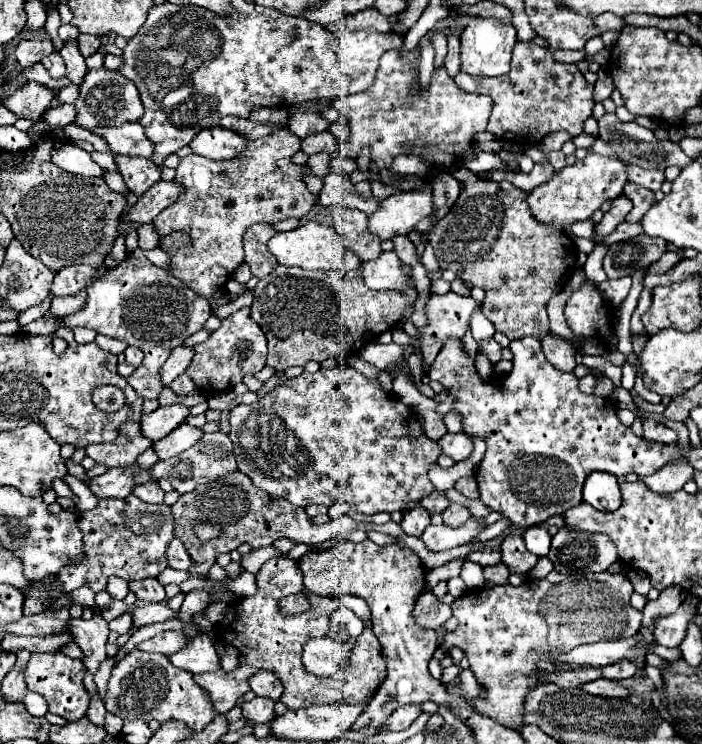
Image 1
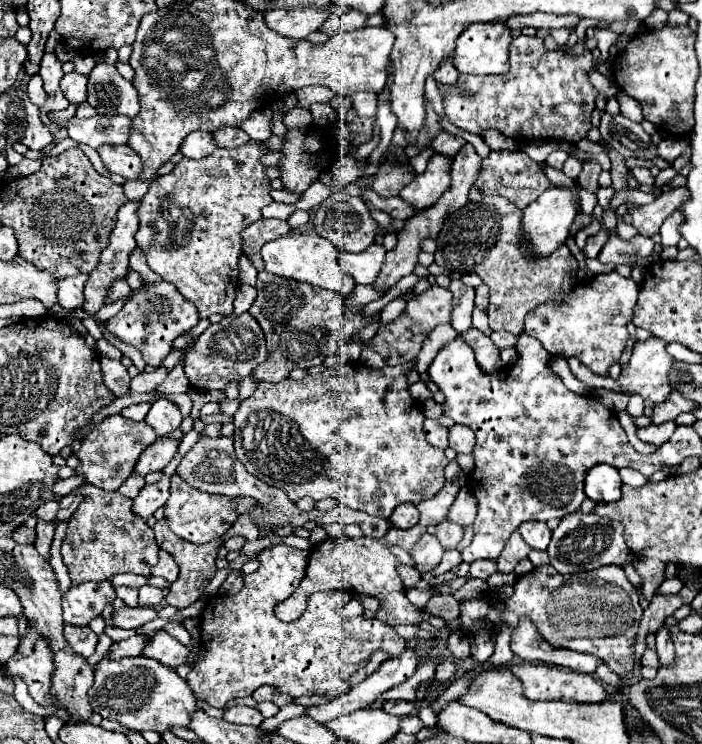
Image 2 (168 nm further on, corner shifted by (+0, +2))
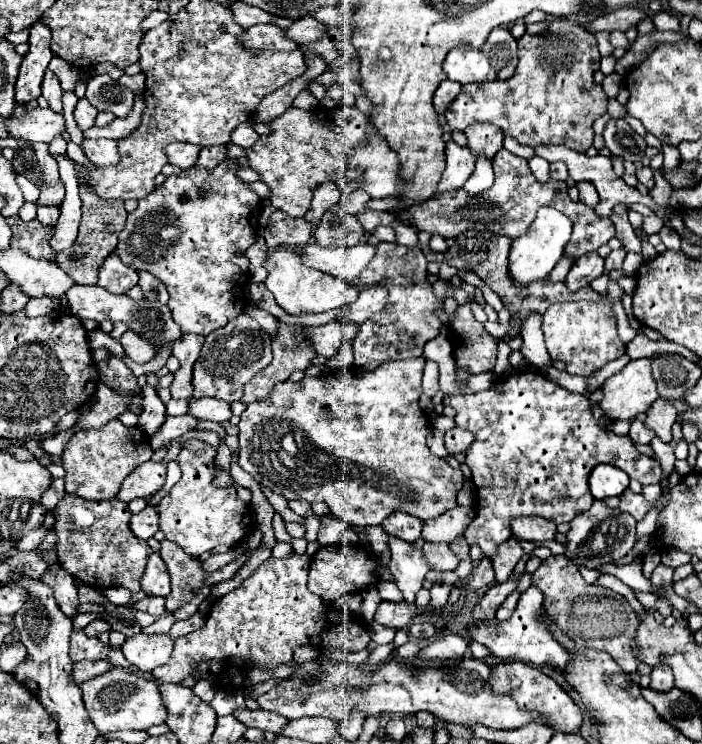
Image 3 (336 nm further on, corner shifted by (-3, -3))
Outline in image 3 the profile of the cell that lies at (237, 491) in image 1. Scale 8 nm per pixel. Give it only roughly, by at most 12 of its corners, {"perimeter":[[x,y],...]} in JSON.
{"perimeter":[[170,540],[160,556],[172,578],[166,610],[176,612],[206,586],[198,558]]}

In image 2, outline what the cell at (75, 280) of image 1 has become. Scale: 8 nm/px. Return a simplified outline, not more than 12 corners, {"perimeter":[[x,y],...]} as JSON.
{"perimeter":[[89,275],[59,279],[59,305],[81,307]]}

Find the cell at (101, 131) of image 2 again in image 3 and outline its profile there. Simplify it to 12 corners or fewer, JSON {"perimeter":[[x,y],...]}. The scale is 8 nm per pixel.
{"perimeter":[[50,108],[6,120],[12,138],[52,142],[66,120]]}

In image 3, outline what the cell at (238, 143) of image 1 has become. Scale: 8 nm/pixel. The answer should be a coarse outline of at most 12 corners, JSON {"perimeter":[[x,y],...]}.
{"perimeter":[[174,142],[166,146],[170,164],[186,170],[196,166],[202,146]]}

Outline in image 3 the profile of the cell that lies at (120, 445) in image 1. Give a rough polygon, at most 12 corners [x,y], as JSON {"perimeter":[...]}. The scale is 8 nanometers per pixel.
{"perimeter":[[110,420],[64,448],[66,492],[118,496],[154,450],[138,426]]}

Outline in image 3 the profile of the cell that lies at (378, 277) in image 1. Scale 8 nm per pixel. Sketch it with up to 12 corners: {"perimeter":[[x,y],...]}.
{"perimeter":[[306,244],[304,264],[356,282],[376,248],[322,248]]}

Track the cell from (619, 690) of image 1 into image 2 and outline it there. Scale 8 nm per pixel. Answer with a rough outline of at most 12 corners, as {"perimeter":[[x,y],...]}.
{"perimeter":[[545,663],[511,673],[533,701],[599,703],[601,681]]}

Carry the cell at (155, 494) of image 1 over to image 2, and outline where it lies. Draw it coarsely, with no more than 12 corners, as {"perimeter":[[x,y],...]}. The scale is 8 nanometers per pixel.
{"perimeter":[[169,477],[145,485],[133,499],[135,515],[149,519],[167,501]]}

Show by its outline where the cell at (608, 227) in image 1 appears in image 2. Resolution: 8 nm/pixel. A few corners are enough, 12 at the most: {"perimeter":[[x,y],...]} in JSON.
{"perimeter":[[601,229],[587,239],[585,257],[595,259],[609,239],[609,231]]}

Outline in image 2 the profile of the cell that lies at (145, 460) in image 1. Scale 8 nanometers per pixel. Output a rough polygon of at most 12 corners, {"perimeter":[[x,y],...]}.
{"perimeter":[[137,475],[129,477],[119,493],[135,499],[145,485]]}

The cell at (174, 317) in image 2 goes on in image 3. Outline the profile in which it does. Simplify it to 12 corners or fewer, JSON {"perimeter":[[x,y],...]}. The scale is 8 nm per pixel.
{"perimeter":[[126,330],[120,338],[134,362],[150,362],[156,346]]}

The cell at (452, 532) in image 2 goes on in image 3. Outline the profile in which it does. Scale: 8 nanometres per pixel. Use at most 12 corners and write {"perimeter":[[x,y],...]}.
{"perimeter":[[426,542],[424,552],[432,570],[456,570],[460,560],[450,544]]}

